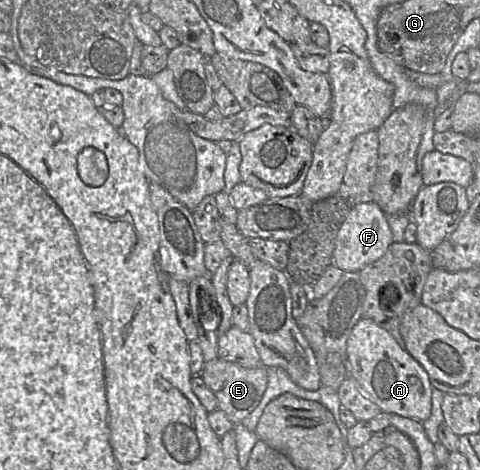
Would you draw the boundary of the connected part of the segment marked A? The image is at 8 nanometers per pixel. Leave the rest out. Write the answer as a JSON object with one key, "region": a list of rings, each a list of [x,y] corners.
{"region":[[[362,317],[352,329],[347,340],[347,364],[349,375],[382,412],[415,419],[421,423],[430,417],[433,386],[428,373],[391,334],[371,319]]]}

